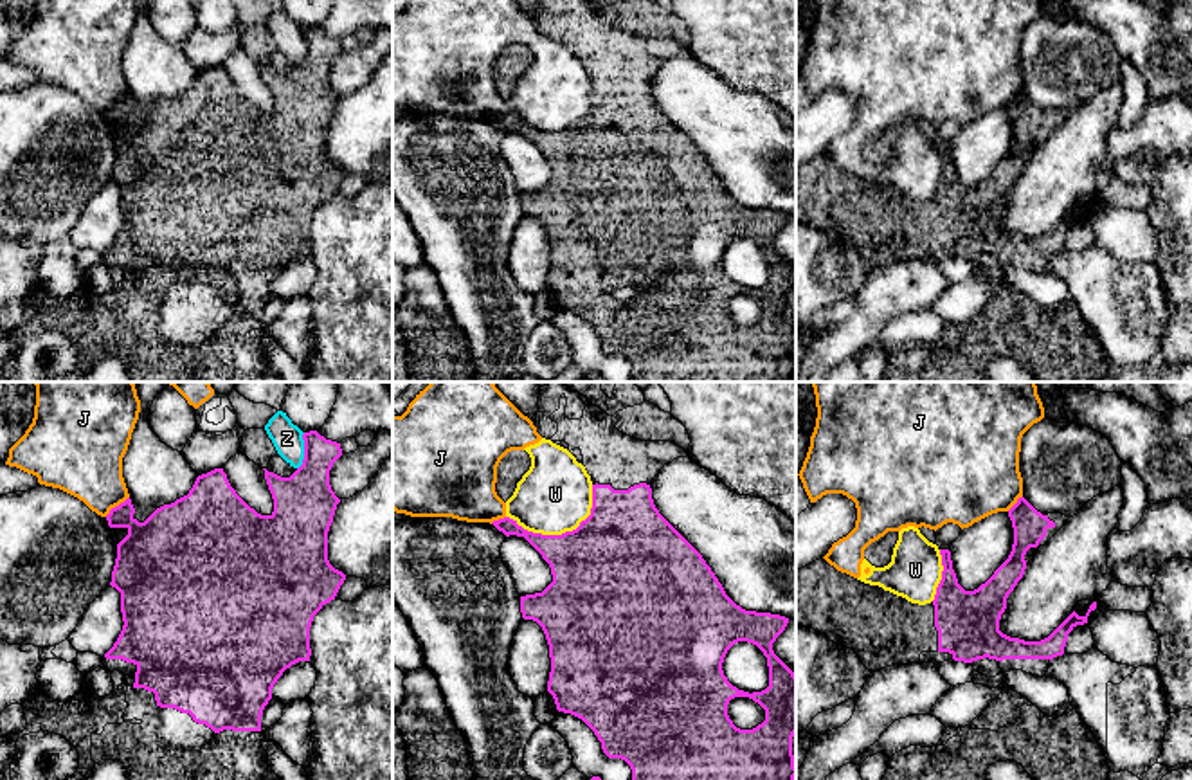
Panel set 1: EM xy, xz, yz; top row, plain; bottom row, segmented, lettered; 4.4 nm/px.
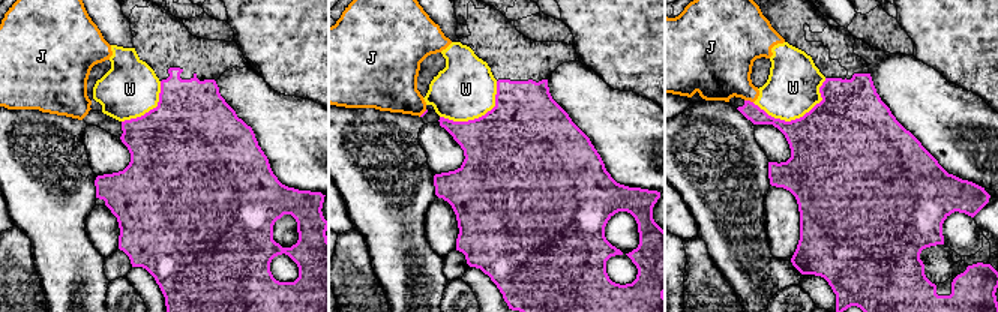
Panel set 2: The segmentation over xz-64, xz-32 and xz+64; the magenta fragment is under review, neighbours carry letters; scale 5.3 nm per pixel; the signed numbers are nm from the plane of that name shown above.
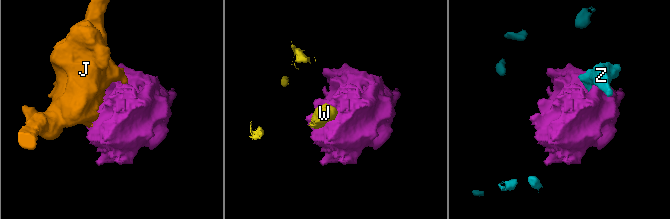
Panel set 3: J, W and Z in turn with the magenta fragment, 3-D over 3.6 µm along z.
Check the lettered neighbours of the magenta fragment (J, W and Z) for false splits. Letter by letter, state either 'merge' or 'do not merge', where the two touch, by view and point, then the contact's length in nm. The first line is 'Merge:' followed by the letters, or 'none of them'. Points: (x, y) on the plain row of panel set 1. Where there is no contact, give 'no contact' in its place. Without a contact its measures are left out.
Merge: none of them
J: do not merge | xy (116, 103) | 140 nm
W: do not merge | xz (562, 130) | 420 nm
Z: do not merge | xy (305, 47) | 170 nm

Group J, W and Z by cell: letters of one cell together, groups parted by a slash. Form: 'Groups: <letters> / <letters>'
Groups: J W / Z

